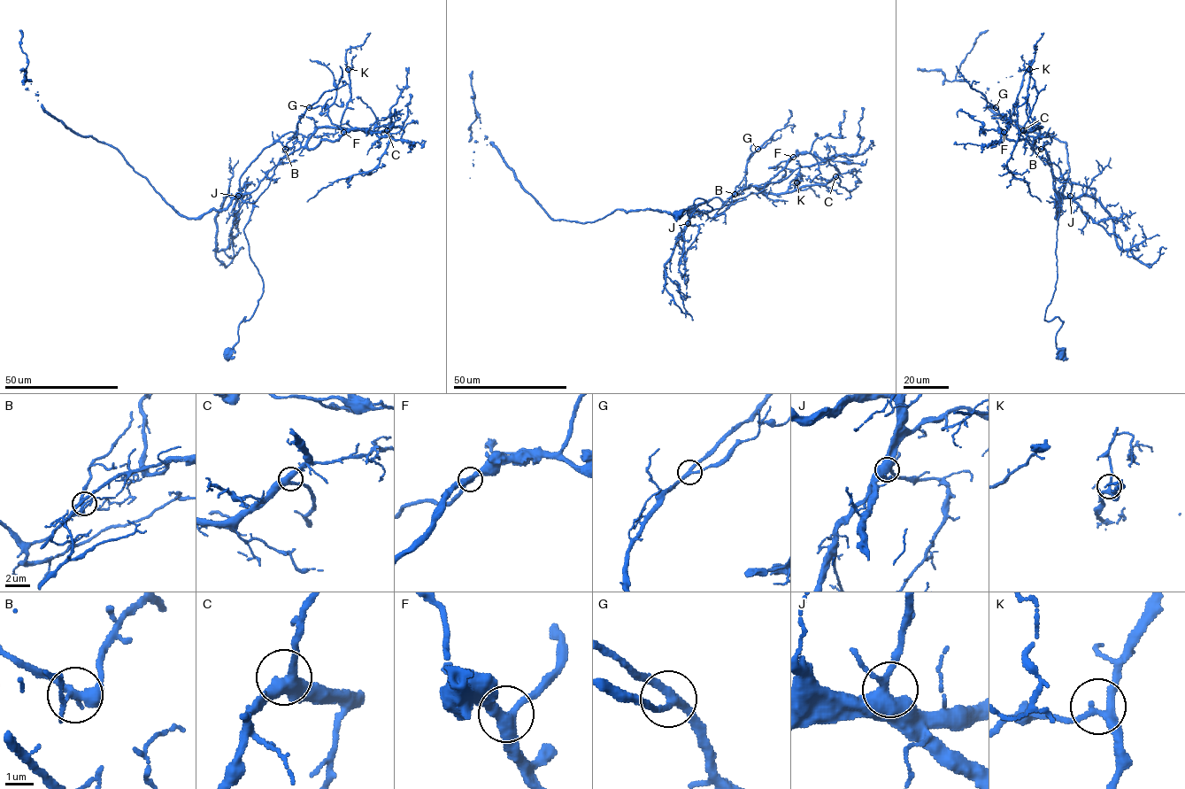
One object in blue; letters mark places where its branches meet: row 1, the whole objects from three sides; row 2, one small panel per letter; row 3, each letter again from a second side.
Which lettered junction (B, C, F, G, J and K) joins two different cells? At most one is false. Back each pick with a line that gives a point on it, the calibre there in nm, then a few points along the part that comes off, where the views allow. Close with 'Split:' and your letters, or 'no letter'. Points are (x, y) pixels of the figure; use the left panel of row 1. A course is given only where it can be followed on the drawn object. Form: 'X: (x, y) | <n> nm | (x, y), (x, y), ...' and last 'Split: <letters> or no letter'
B: (285, 149) | 280 nm | (285, 149), (265, 147), (226, 208), (181, 216), (115, 148), (42, 107), (19, 30)
Split: B

